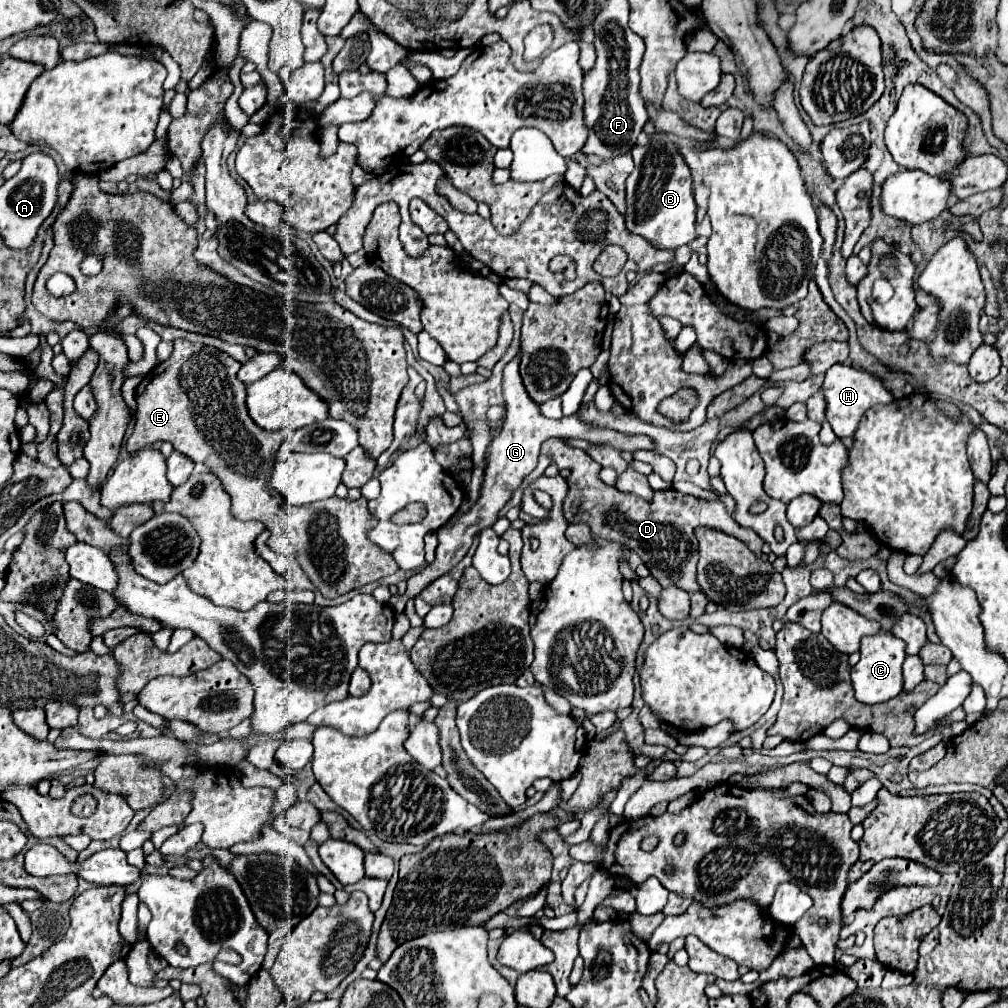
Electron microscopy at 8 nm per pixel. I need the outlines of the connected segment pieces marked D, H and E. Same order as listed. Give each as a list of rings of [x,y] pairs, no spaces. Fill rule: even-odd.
[[[550,438],[544,442],[544,454],[554,458],[558,466],[568,466],[572,474],[566,478],[568,496],[564,500],[564,518],[568,524],[584,522],[606,540],[616,540],[626,548],[638,552],[644,566],[650,574],[660,582],[662,588],[678,586],[686,592],[698,592],[696,584],[696,526],[710,526],[716,530],[726,530],[726,534],[736,536],[758,557],[762,556],[762,540],[754,534],[754,530],[738,526],[728,514],[726,506],[720,500],[700,500],[694,496],[686,496],[674,488],[654,492],[652,500],[642,500],[634,494],[622,494],[612,486],[606,486],[598,474],[602,467],[596,464],[584,450],[572,448],[564,444],[560,438]]]
[[[834,364],[834,368],[826,372],[822,390],[824,390],[824,400],[826,400],[826,420],[838,438],[852,436],[868,408],[872,408],[874,404],[890,404],[894,400],[880,380],[876,380],[872,374],[864,370],[856,370],[846,364]]]
[[[176,340],[172,356],[146,374],[136,388],[138,414],[130,438],[130,452],[160,440],[170,442],[176,452],[188,456],[192,462],[206,464],[230,494],[232,514],[238,520],[262,522],[266,530],[270,530],[266,544],[278,554],[294,556],[324,598],[338,598],[394,574],[398,570],[394,558],[368,538],[368,530],[372,528],[366,506],[368,500],[360,498],[348,502],[334,496],[296,508],[288,506],[286,500],[282,500],[282,494],[276,494],[268,486],[268,478],[260,478],[272,472],[270,458],[276,456],[284,436],[282,432],[266,432],[258,428],[248,416],[244,404],[246,386],[236,378],[238,368],[240,362],[216,348]],[[248,458],[262,458],[260,464],[250,466],[250,476]]]

